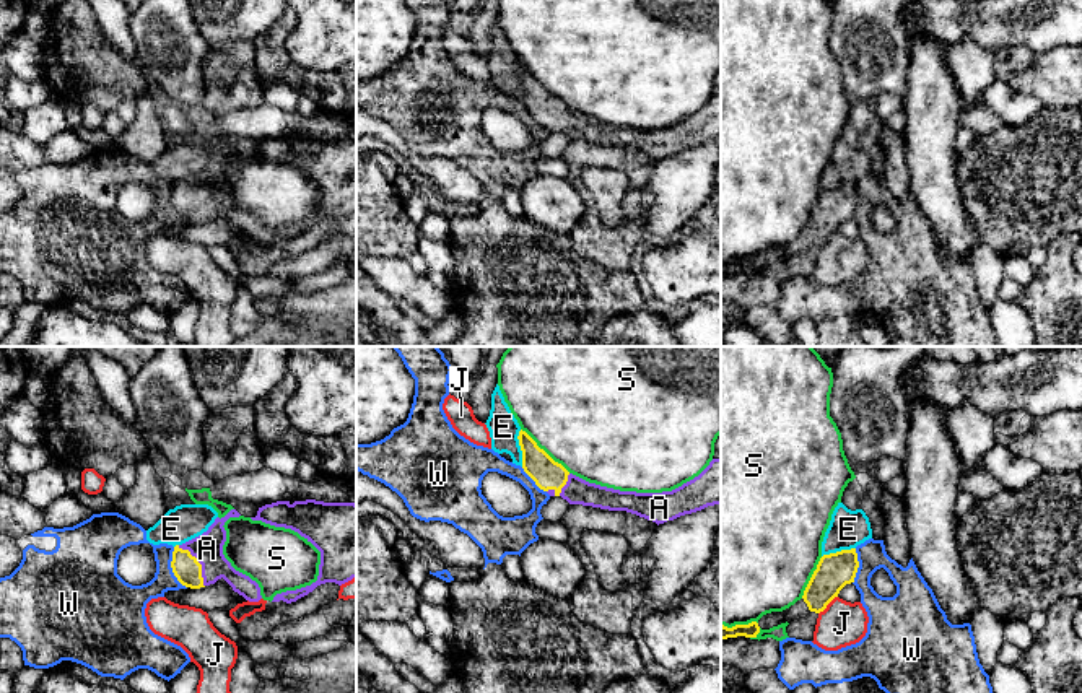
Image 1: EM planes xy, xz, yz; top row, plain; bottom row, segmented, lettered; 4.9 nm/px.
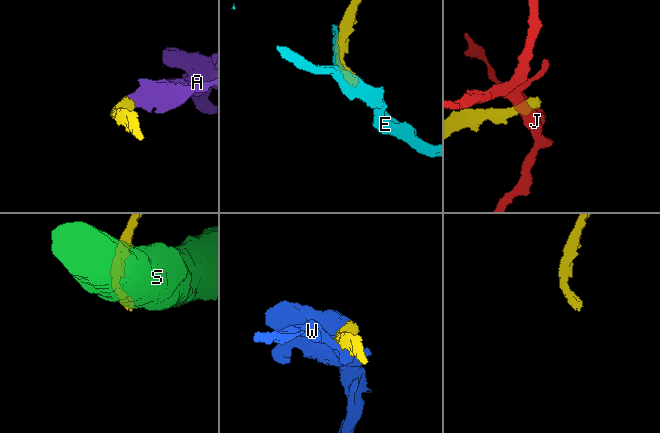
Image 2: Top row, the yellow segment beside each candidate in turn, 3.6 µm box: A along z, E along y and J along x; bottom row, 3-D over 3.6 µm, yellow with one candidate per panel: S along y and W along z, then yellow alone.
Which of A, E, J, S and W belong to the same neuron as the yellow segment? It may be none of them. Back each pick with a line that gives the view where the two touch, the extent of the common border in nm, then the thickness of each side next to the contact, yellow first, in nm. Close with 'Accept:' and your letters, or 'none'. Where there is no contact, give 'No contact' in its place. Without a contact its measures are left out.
A: Touches yellow in xy. Shared border 240 nm. Thickness 140 nm (yellow) against 150 nm
Accept: A

